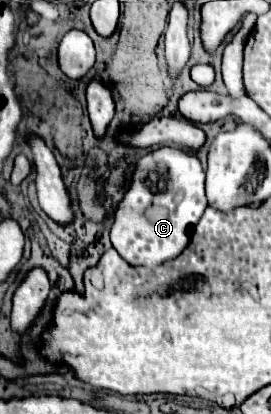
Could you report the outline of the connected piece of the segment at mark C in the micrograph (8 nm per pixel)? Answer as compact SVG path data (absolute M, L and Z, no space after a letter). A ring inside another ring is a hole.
M173 146L151 150L135 162L127 192L117 204L111 244L133 266L157 266L185 250L205 208L205 170L199 158L193 152Z

